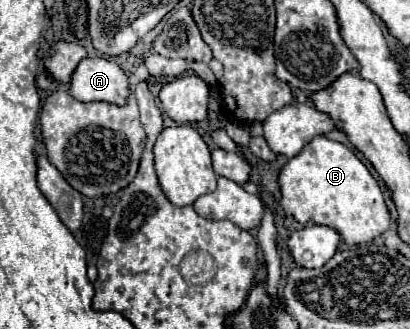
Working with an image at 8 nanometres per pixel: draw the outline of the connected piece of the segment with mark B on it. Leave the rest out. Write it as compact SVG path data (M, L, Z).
M315 136L297 156L293 156L279 172L279 186L281 186L281 206L285 212L293 214L293 218L301 224L325 224L335 228L347 244L365 244L371 242L375 236L383 234L389 228L389 210L385 206L383 194L379 184L367 170L367 166L341 142L329 140L327 136Z

